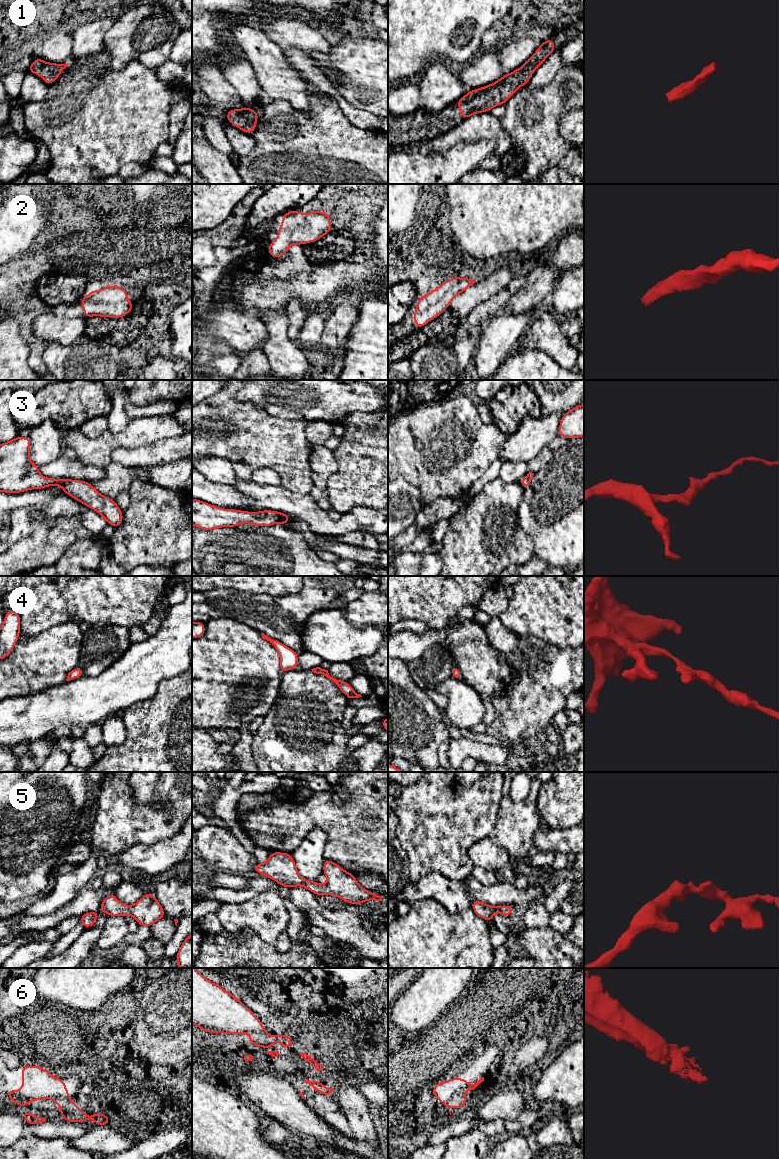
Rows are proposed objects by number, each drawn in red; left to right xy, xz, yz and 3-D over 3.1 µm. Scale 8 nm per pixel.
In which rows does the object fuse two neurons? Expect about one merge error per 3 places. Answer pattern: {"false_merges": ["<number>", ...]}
{"false_merges": []}

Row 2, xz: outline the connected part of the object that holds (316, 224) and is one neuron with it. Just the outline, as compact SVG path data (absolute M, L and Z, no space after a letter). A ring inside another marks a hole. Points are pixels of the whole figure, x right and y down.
M293 209L281 215L283 221L278 227L278 236L268 245L272 258L285 255L290 245L311 243L331 232L332 221L327 211L300 213Z

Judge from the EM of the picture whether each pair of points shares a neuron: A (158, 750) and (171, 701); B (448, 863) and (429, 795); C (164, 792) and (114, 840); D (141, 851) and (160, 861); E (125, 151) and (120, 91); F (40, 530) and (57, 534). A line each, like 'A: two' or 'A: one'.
A: one
B: one
C: one
D: one
E: one
F: one

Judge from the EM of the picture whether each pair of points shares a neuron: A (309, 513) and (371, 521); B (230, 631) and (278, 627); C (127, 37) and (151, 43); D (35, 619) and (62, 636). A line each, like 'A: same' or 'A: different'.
A: same
B: different
C: same
D: different

